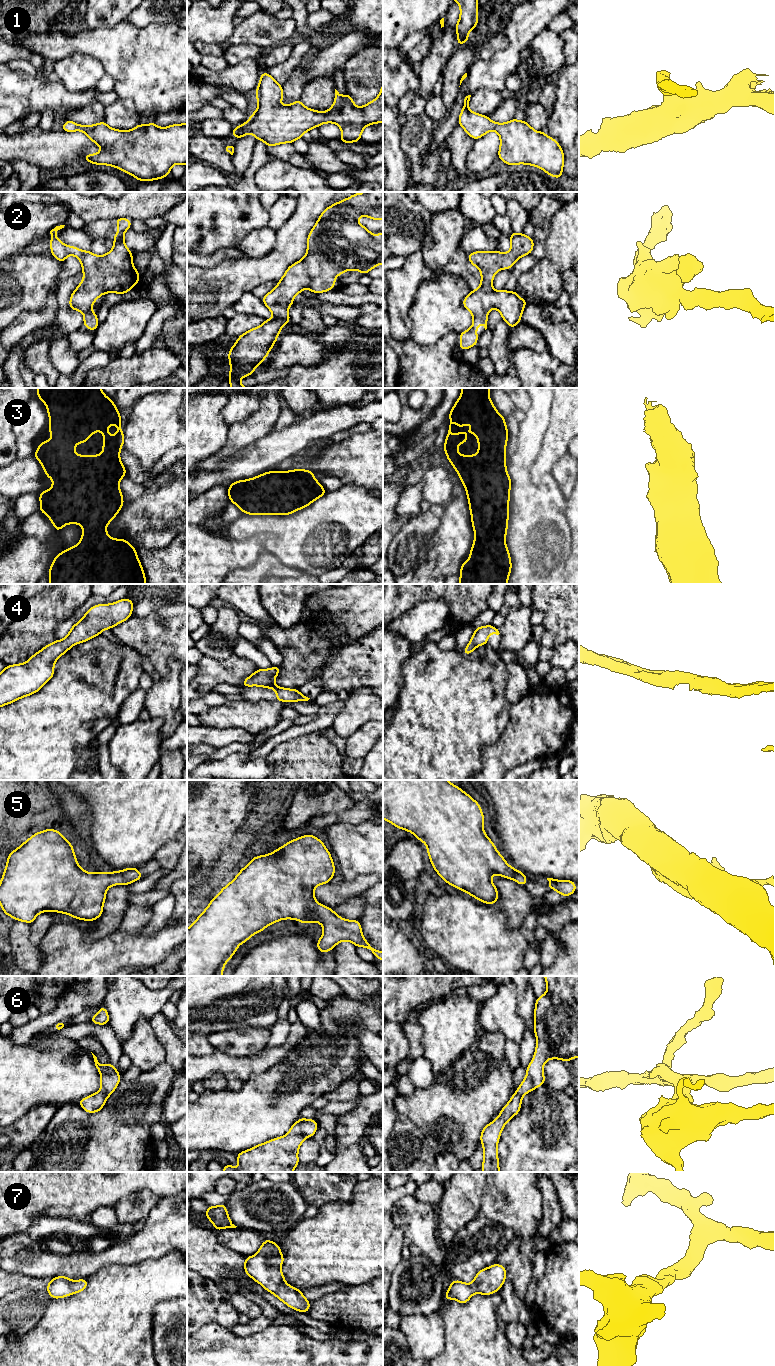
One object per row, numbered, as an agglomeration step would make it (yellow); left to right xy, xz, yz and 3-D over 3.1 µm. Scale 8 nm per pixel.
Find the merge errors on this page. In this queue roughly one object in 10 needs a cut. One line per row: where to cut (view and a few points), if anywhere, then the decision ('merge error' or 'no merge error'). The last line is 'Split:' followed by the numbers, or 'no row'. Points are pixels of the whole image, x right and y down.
1: no cut | no merge error
2: no cut | no merge error
3: no cut | no merge error
4: no cut | no merge error
5: no cut | no merge error
6: no cut | no merge error
7: no cut | no merge error
Split: no row

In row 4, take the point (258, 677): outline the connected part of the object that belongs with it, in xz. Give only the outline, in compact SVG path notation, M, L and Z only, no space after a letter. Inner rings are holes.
M273 666L271 669L258 669L248 678L246 678L242 686L259 686L276 691L276 700L283 702L308 701L310 698L302 695L297 688L287 689L274 684L276 676L280 673L280 667Z

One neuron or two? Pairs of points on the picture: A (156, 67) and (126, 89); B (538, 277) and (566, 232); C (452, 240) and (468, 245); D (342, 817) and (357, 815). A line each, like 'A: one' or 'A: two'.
A: one
B: one
C: two
D: one

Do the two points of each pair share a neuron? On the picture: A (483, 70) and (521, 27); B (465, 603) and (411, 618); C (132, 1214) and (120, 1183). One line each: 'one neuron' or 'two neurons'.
A: one neuron
B: two neurons
C: two neurons

